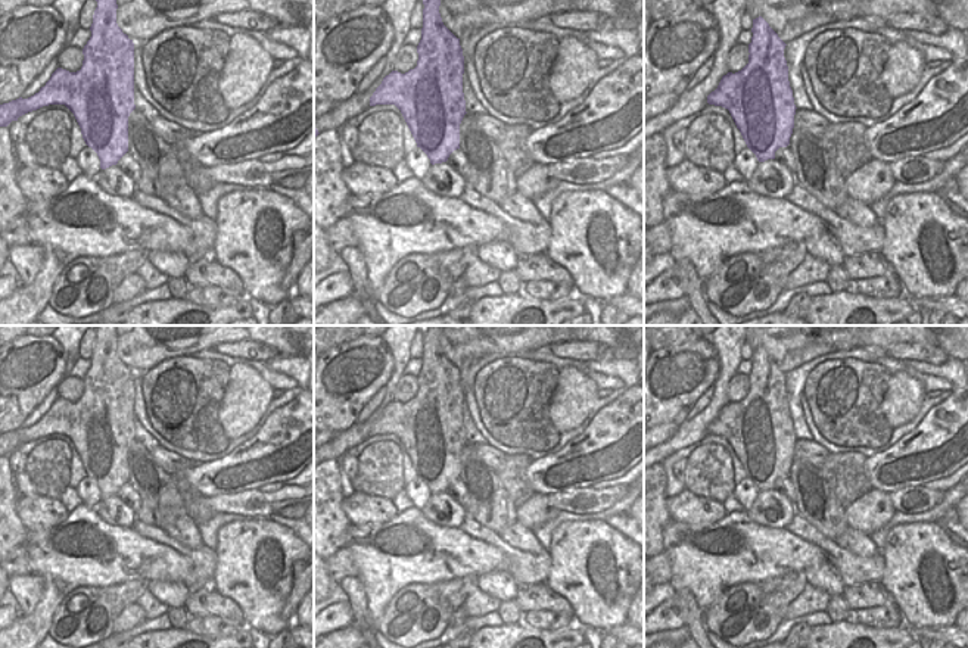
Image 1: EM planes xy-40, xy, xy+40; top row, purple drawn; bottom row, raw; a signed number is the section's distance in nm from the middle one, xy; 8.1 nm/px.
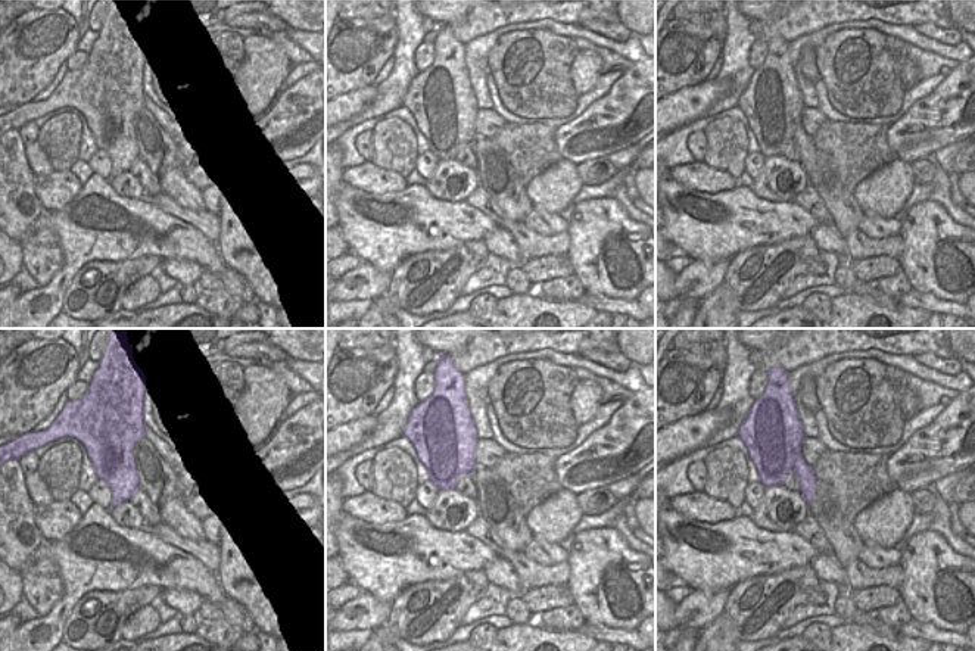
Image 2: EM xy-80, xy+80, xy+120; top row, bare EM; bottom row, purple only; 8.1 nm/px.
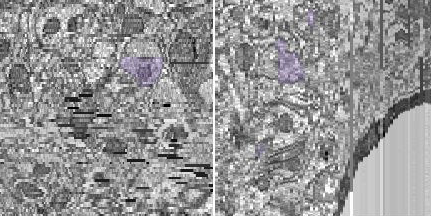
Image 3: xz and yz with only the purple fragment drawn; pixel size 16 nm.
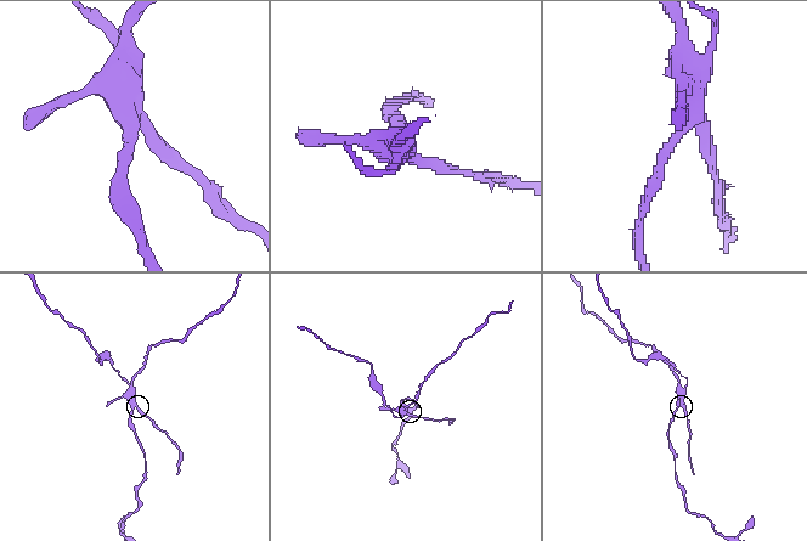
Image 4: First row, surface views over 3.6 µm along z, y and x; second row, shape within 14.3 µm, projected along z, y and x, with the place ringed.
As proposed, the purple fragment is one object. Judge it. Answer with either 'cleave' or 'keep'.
cleave

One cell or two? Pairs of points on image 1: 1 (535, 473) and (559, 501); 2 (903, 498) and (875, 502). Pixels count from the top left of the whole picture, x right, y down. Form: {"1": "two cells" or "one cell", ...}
{"1": "two cells", "2": "two cells"}

